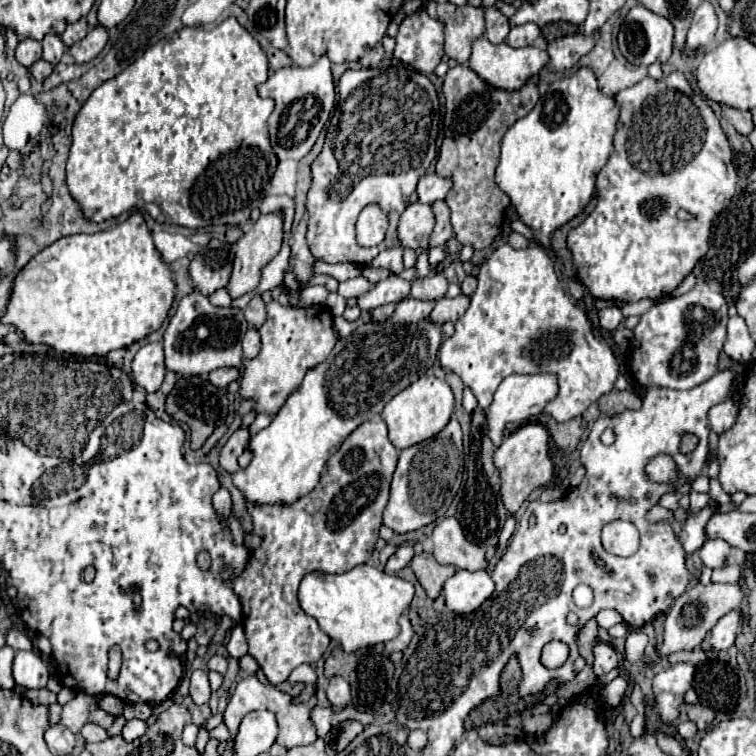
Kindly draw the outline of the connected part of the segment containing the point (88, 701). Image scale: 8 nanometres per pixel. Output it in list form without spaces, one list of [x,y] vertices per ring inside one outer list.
[[[79,692],[71,702],[67,702],[63,706],[63,714],[61,714],[61,722],[71,728],[71,732],[79,732],[87,722],[89,722],[89,706],[95,704],[95,698],[89,696],[89,694],[83,694]]]

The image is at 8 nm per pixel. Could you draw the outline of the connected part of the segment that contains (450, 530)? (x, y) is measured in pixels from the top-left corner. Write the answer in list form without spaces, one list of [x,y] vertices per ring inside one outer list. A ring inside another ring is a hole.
[[[443,518],[433,530],[433,556],[439,564],[451,564],[457,570],[487,570],[485,550],[465,538],[455,518]]]

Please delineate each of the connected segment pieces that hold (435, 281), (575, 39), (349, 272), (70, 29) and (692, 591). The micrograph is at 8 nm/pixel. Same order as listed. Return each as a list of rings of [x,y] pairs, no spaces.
[[[429,274],[423,280],[413,280],[411,298],[415,300],[441,300],[447,294],[447,278],[443,274]]]
[[[599,30],[585,36],[585,34],[574,34],[558,38],[549,44],[549,68],[556,72],[570,70],[579,58],[586,55],[593,49],[599,40]]]
[[[317,261],[313,268],[314,276],[320,274],[328,274],[333,276],[338,282],[344,282],[345,280],[355,278],[361,275],[361,267],[352,263],[343,264],[329,264],[321,261]]]
[[[81,18],[81,20],[77,20],[77,22],[73,22],[73,24],[67,26],[67,30],[61,34],[61,40],[63,40],[63,44],[69,48],[71,44],[83,40],[83,38],[87,36],[87,32],[89,32],[89,26],[87,26],[87,22]]]
[[[695,584],[687,588],[679,600],[671,606],[665,618],[665,640],[659,648],[659,654],[667,656],[677,650],[693,650],[703,642],[703,638],[711,632],[711,628],[717,624],[719,618],[723,618],[727,612],[737,610],[741,602],[745,600],[745,590],[741,584]]]

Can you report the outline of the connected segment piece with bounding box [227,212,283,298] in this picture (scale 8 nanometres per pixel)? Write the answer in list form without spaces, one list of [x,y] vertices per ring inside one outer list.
[[[271,212],[267,216],[261,216],[255,226],[237,242],[237,254],[233,264],[233,274],[227,284],[227,290],[231,298],[243,296],[247,292],[253,292],[261,278],[261,268],[281,250],[283,244],[283,212]]]

